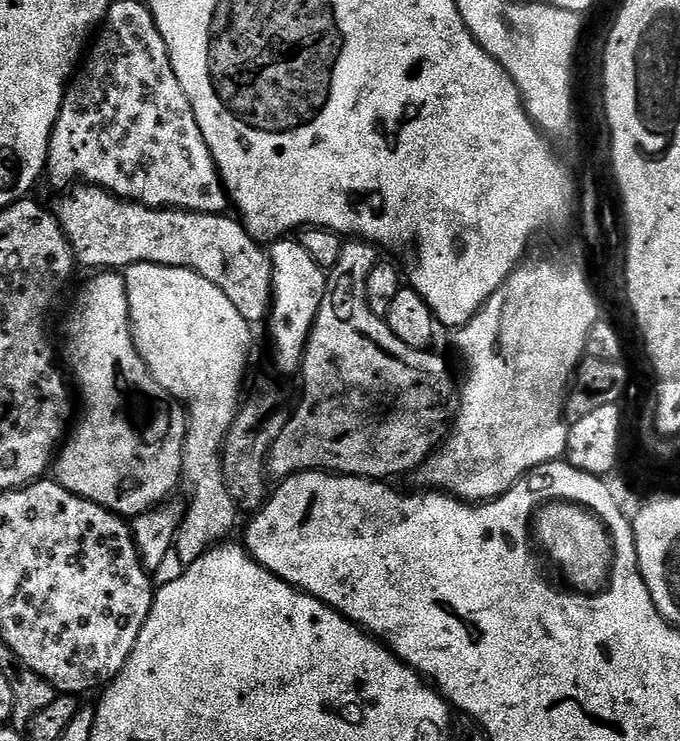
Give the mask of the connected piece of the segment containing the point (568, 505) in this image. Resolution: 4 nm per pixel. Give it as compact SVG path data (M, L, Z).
M548 496L548 500L540 500L540 504L535 504L532 512L528 512L528 524L524 524L524 533L528 535L528 552L532 552L532 560L536 560L536 568L540 568L540 576L544 576L544 584L548 584L548 588L564 596L580 596L580 600L597 600L599 596L608 596L608 592L612 592L612 584L616 584L616 567L620 564L618 550L614 550L616 531L612 524L608 524L608 520L600 520L588 508L583 508L582 501L568 500L564 496Z

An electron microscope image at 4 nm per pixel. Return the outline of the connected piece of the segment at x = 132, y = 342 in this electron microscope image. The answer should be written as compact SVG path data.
M100 270L93 276L96 277L81 290L80 297L76 300L76 309L73 310L72 317L68 320L68 360L72 363L72 372L76 375L77 382L80 383L81 394L84 395L84 421L77 426L76 433L74 433L74 428L71 435L63 441L62 447L54 460L54 479L57 484L61 484L63 488L70 490L70 494L78 494L82 498L102 506L107 512L116 512L119 516L125 518L135 518L142 515L143 512L153 511L157 506L165 503L171 497L168 495L175 490L176 483L181 483L184 471L184 440L188 437L188 422L185 413L175 403L167 402L168 404L163 404L162 401L155 400L152 397L154 381L152 375L148 373L146 362L141 358L140 352L136 348L136 340L132 336L128 291L124 285L123 275L116 270Z

